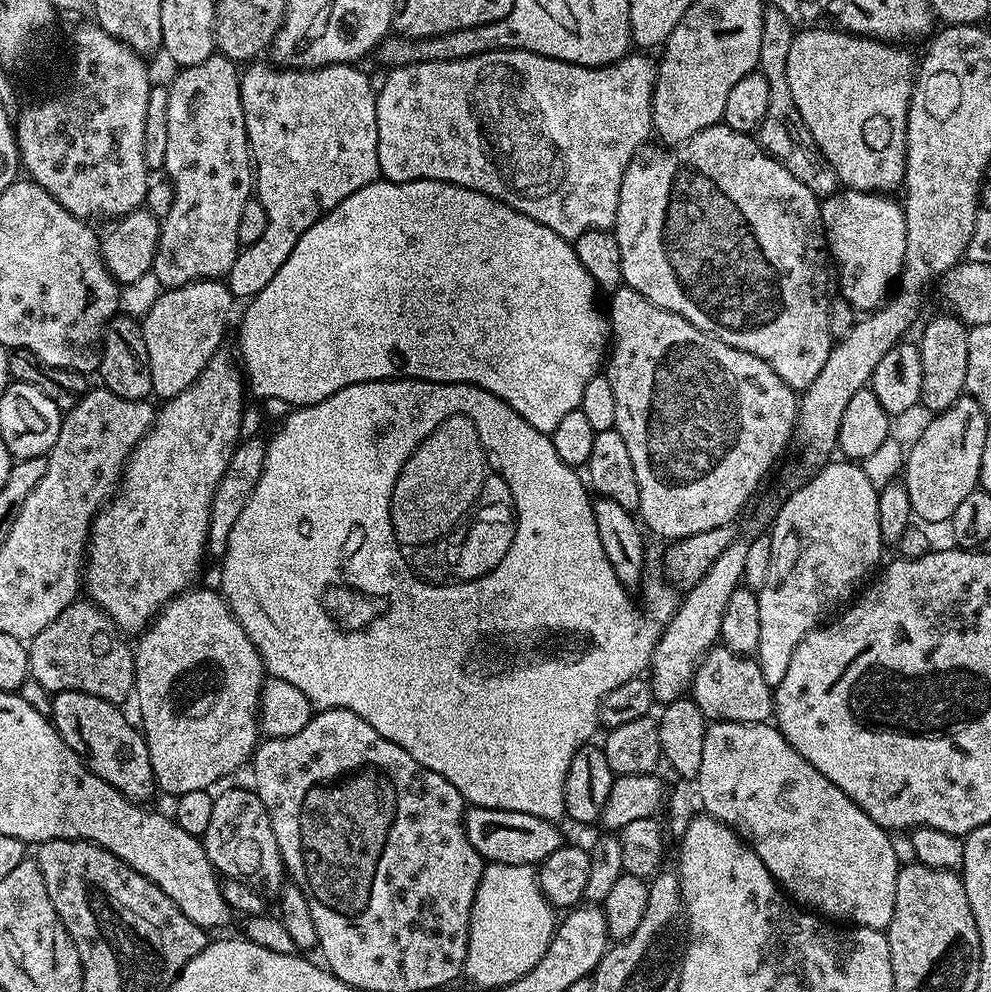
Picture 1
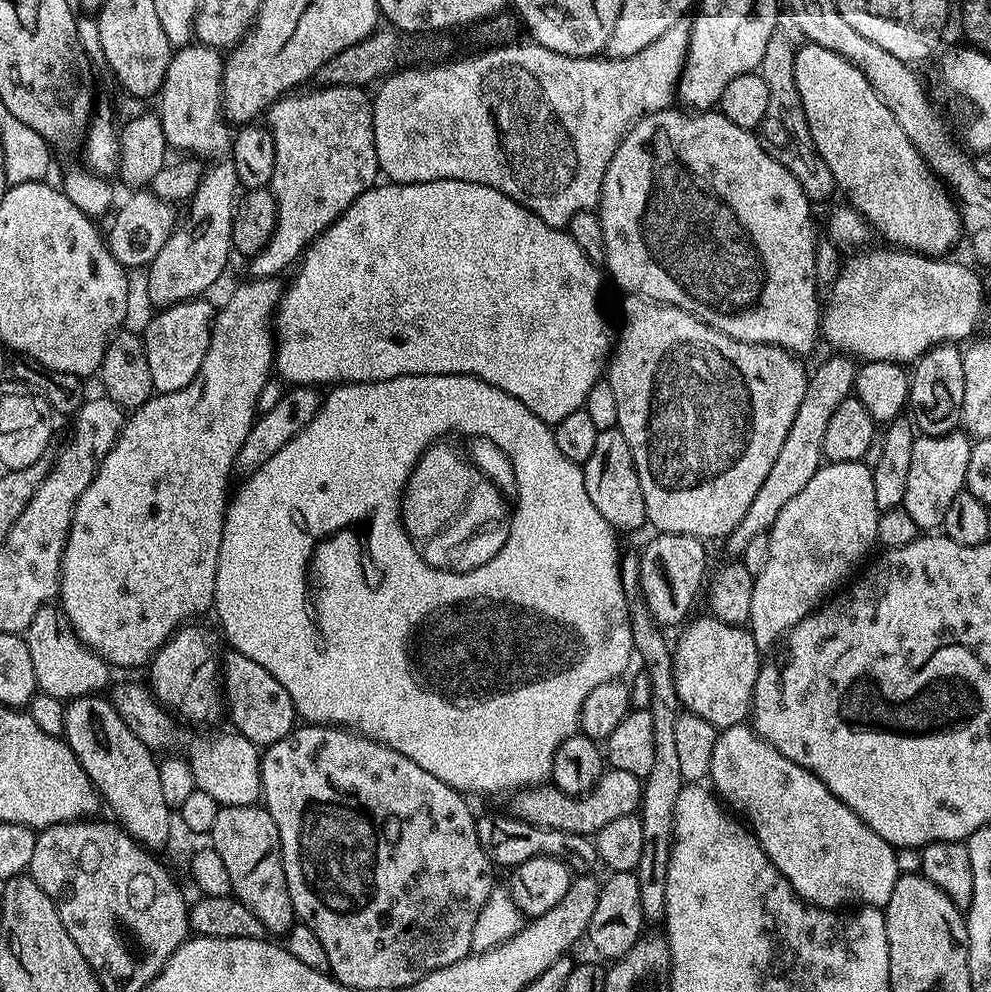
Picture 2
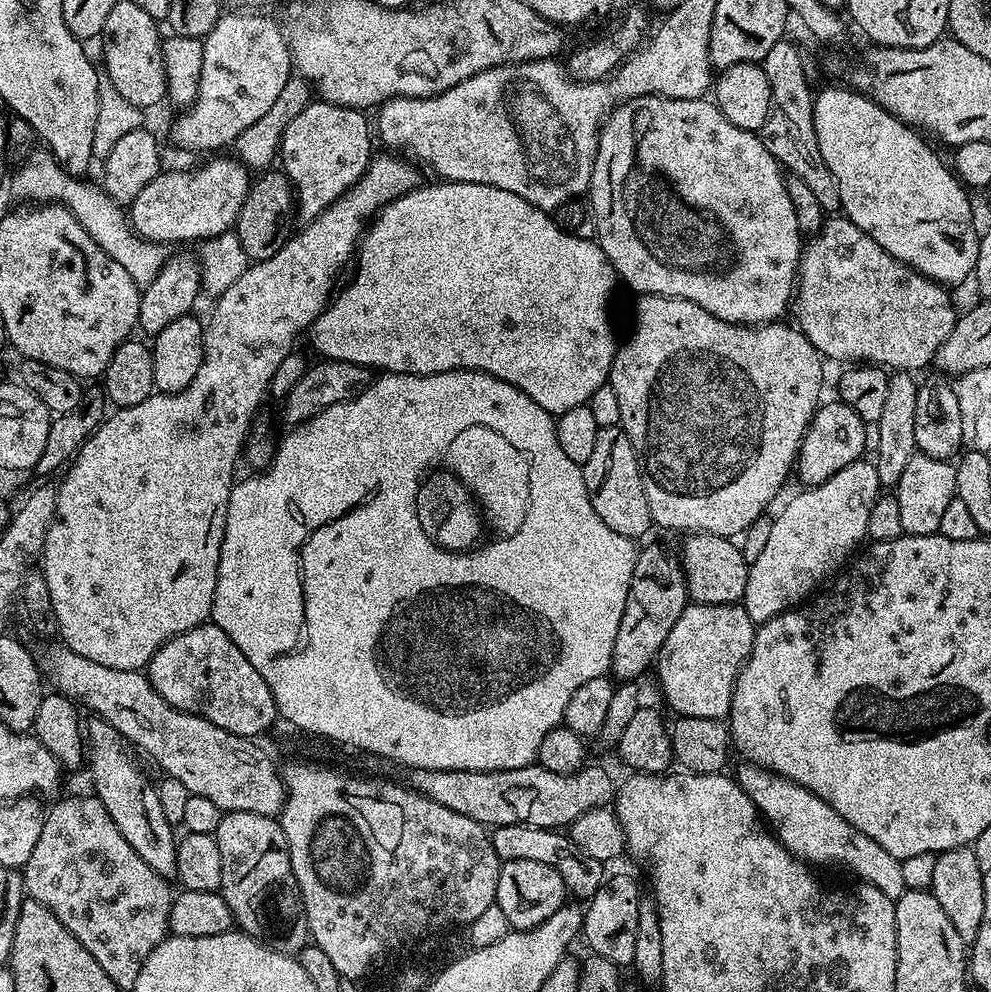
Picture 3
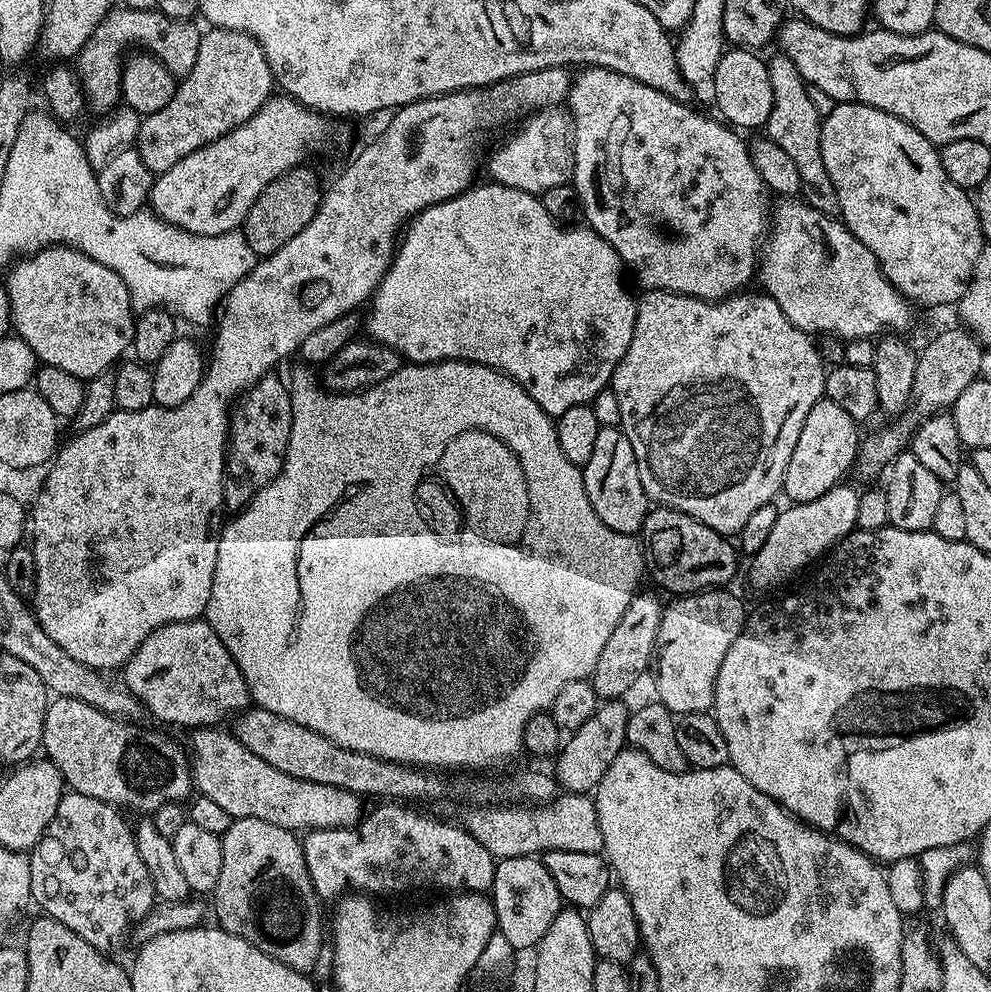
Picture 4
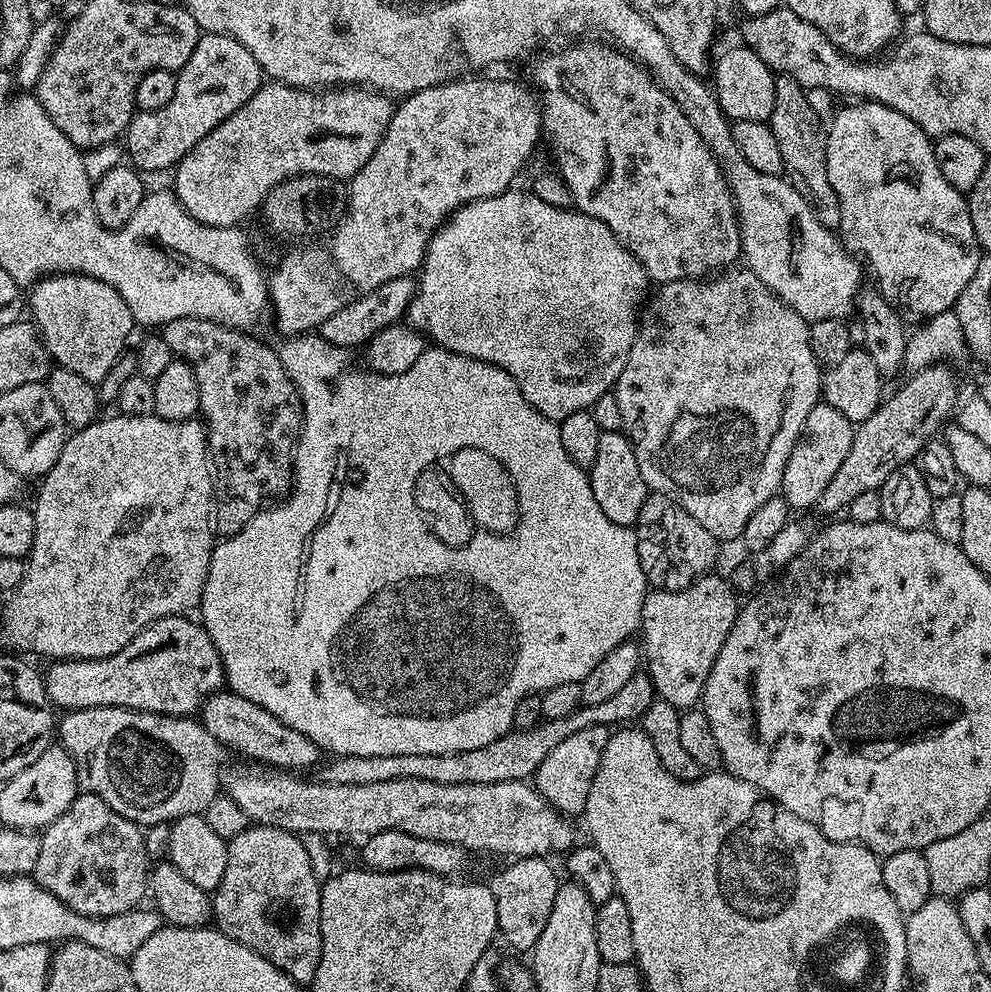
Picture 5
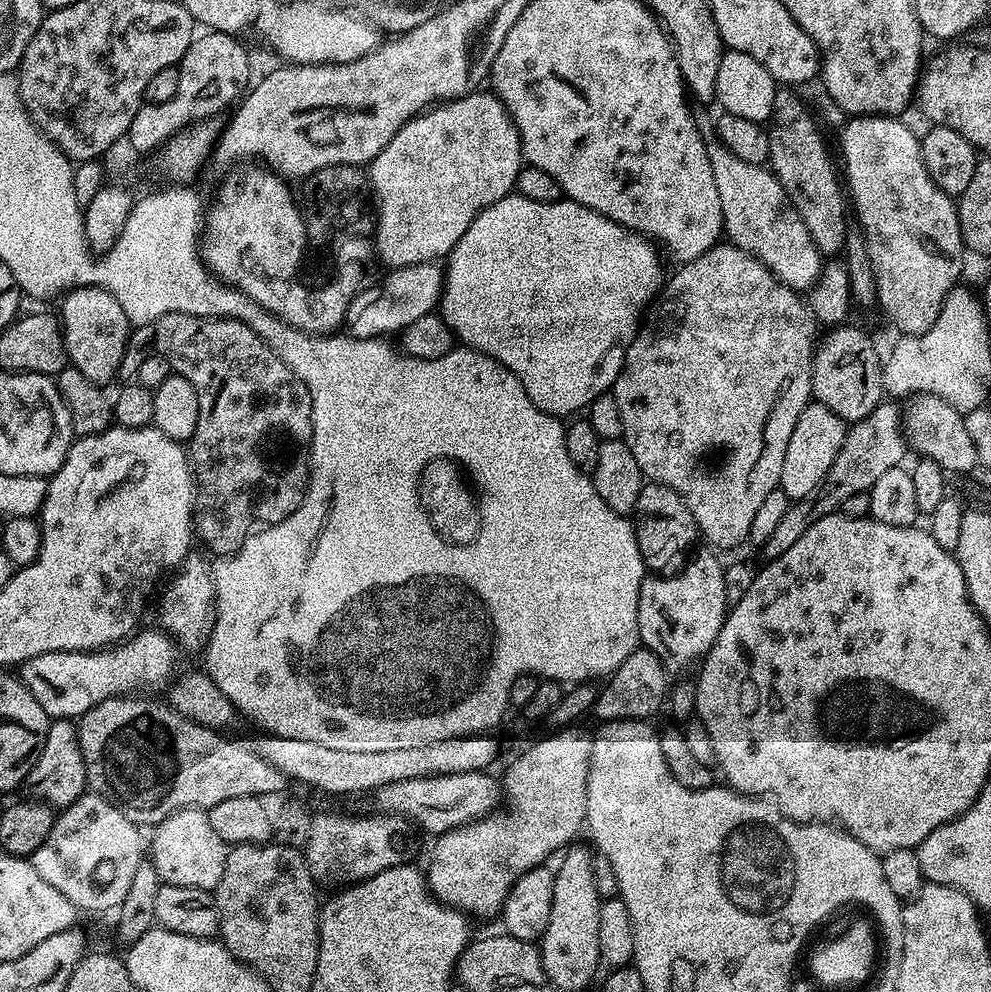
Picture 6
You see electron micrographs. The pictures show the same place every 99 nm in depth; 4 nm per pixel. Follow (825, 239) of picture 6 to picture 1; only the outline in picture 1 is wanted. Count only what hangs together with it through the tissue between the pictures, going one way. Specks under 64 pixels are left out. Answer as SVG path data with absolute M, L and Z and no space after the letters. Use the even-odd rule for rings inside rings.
M769 7L764 13L762 22L762 46L758 70L766 78L766 86L770 86L770 106L766 106L766 118L762 118L758 129L758 143L768 155L773 156L806 190L810 190L817 198L833 196L838 191L838 181L834 174L834 166L826 162L822 150L818 150L818 142L814 142L814 134L806 130L806 122L802 122L802 114L798 114L798 106L794 106L794 94L790 94L790 82L786 78L786 58L790 58L790 42L794 35L794 26L778 9Z

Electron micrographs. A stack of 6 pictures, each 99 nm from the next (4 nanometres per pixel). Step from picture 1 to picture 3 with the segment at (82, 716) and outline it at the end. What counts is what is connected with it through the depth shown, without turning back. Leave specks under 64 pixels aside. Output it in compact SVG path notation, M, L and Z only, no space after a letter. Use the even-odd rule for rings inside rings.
M99 718L89 719L86 724L86 768L92 771L94 795L106 806L106 814L114 818L114 826L130 842L130 847L138 853L138 858L154 870L162 879L172 882L176 880L176 845L177 833L174 825L166 822L166 814L162 810L162 802L158 802L157 785L148 781L140 764L131 756L130 745L110 722Z

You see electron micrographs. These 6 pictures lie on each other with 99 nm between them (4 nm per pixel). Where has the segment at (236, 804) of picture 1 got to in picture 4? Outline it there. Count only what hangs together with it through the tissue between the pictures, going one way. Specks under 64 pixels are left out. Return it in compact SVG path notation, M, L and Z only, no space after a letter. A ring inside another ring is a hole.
M262 818L233 819L231 826L220 837L222 842L222 874L218 874L215 923L258 946L270 958L308 974L320 960L320 951L326 948L326 920L320 917L322 901L316 895L310 874L306 870L306 858L301 837L291 828L274 826L274 822L262 822Z

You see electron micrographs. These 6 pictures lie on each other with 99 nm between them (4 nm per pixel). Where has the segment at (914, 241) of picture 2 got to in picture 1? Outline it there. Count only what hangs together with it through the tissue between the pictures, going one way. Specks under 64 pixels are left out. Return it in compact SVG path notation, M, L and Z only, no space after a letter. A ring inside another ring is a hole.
M808 28L793 35L790 58L786 58L786 78L790 82L790 94L794 94L794 106L798 106L806 130L814 134L818 150L822 150L826 162L834 166L836 179L844 188L892 194L904 183L904 143L908 104L912 101L914 87L914 60L912 64L911 54L904 49L907 47L832 28Z

